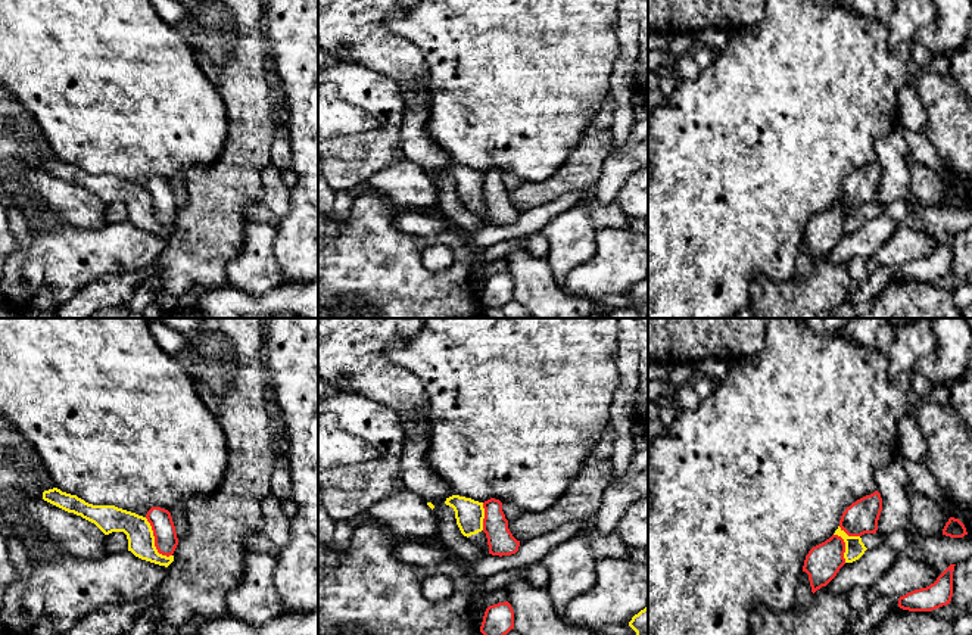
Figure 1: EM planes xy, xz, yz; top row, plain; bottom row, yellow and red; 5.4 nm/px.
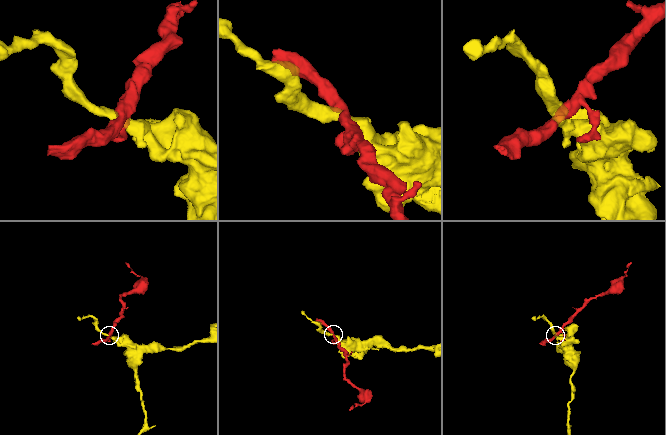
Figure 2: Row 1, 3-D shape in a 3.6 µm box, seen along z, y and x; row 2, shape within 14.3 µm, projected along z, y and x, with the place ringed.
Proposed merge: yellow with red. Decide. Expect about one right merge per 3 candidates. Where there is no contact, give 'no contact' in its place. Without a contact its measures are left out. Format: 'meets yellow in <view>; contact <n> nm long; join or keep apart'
meets yellow in xy; contact 260 nm long; keep apart

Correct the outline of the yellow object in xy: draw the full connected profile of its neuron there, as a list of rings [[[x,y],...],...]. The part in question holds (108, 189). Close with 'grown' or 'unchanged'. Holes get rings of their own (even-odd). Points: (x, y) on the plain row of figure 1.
[[[57,158],[44,161],[43,169],[94,193],[105,205],[124,202],[128,209],[128,221],[141,230],[165,237],[174,231],[174,225],[166,227],[158,222],[152,196],[143,186],[115,175],[93,175]]]; unchanged

